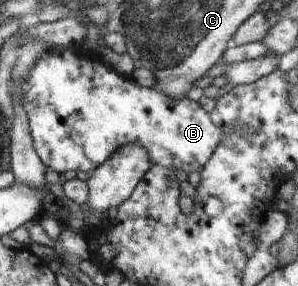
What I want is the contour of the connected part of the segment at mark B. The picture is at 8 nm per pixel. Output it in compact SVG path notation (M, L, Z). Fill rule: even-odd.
M50 45L47 53L31 70L22 104L29 120L33 147L38 158L44 163L45 167L50 167L52 170L63 174L67 171L83 171L84 173L88 173L88 171L92 171L92 167L99 167L102 163L106 163L121 148L136 143L147 152L149 161L152 164L160 165L162 168L167 168L172 171L179 170L188 175L195 171L202 172L208 166L208 161L211 159L212 153L221 143L223 137L223 132L220 127L214 125L210 120L210 115L202 109L198 102L190 101L186 96L182 98L170 98L168 94L164 94L157 88L141 87L131 77L123 77L118 71L106 65L97 51L90 52L88 49L83 50L83 54L80 56L76 52L76 49L66 50L64 47Z

